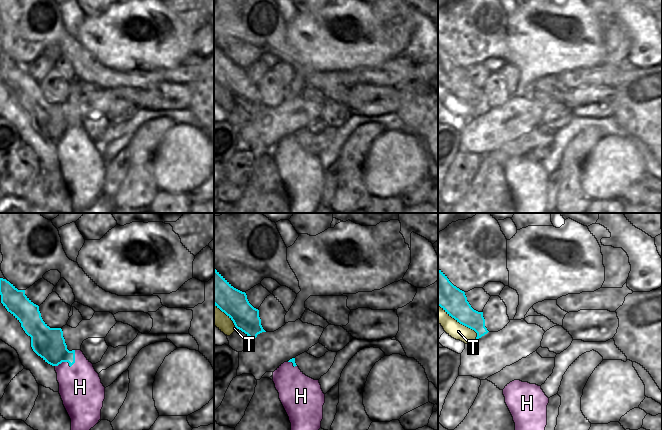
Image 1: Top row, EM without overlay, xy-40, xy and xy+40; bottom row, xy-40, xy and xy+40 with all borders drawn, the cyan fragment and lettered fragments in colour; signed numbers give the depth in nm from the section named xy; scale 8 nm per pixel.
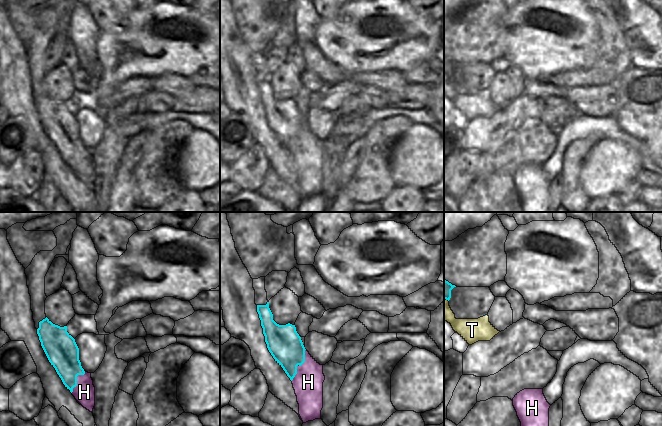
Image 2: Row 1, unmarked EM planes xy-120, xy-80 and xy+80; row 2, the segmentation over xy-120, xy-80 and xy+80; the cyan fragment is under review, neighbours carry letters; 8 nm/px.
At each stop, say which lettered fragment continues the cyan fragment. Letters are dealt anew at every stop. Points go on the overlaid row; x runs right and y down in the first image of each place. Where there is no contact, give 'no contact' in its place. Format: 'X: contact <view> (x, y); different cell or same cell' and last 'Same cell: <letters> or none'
H: contact xy-40 (70, 366); different cell
T: contact xy+40 (460, 323); different cell
Same cell: none

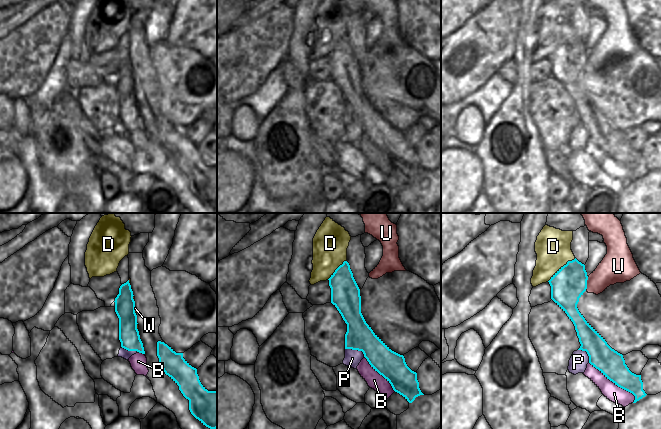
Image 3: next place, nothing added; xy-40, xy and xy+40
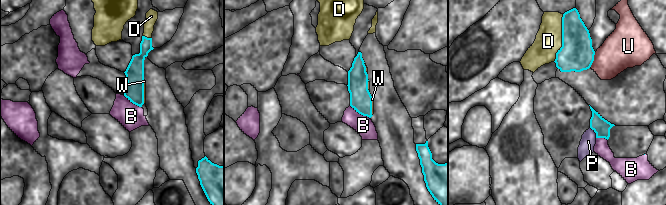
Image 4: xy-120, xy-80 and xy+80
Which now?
B: contact xy+40 (614, 382); different cell
D: contact xy+40 (561, 267); different cell
P: contact xy (356, 349); different cell
U: contact xy+40 (586, 283); different cell
W: contact xy-40 (134, 310); same cell
Same cell: W

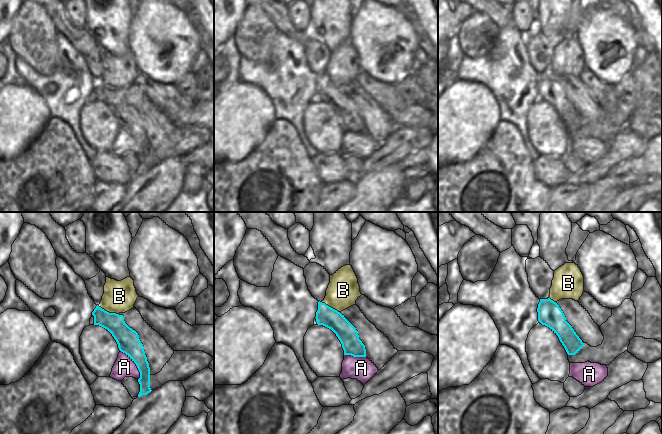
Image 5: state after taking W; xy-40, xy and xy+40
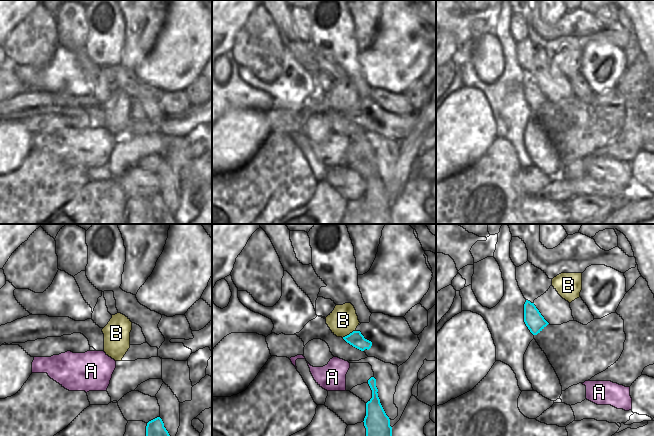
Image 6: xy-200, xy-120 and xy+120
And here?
A: contact xy-40 (135, 363); different cell
B: contact xy-40 (108, 312); different cell
Same cell: none

